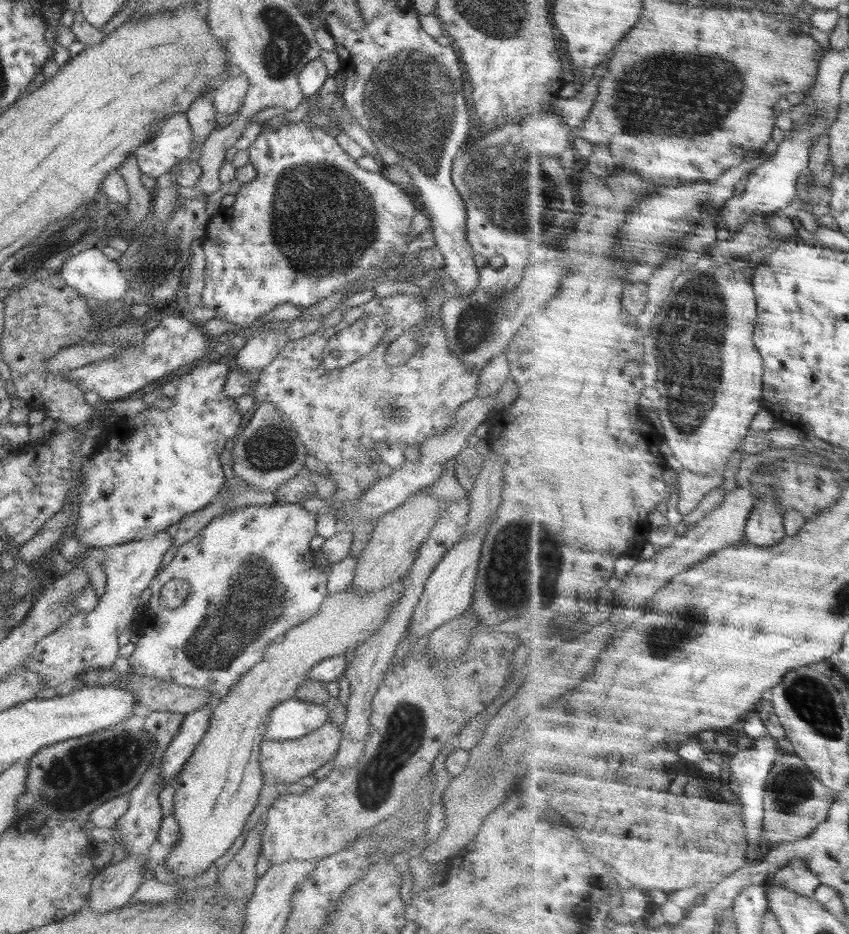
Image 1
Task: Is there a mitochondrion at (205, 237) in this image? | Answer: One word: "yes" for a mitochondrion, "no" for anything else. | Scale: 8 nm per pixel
no

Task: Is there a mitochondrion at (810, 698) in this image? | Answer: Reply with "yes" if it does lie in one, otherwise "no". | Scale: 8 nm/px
yes

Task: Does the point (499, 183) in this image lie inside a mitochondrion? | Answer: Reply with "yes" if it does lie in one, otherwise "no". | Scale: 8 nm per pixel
yes

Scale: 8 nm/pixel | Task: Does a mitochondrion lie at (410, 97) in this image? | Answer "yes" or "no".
yes

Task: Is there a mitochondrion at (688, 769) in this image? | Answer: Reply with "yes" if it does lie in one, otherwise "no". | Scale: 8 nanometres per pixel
no

